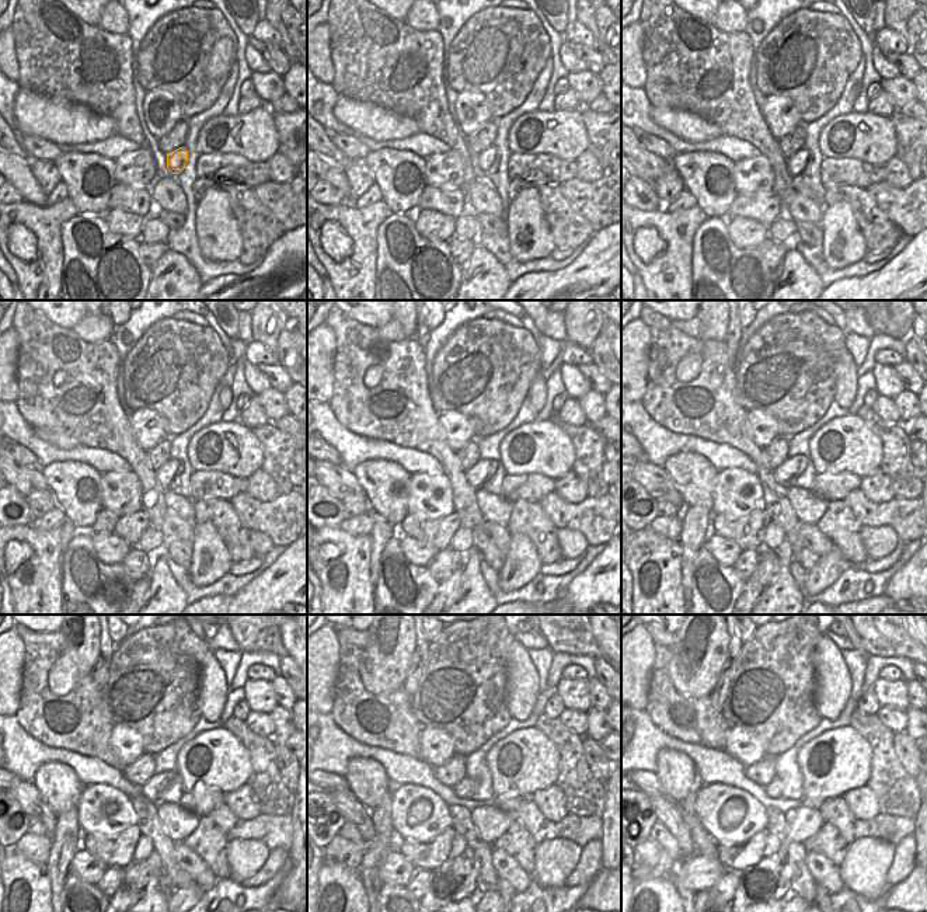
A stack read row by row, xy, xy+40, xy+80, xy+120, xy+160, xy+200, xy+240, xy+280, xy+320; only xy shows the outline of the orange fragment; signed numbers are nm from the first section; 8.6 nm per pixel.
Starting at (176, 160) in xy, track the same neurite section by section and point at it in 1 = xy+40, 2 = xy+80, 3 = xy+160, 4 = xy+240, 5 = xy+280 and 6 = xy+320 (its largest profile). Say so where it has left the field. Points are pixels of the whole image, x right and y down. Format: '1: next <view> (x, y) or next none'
1: next xy+40 (488, 159)
2: next xy+80 (798, 162)
3: next xy+160 (477, 474)
4: next xy+240 (152, 790)
5: next xy+280 (464, 789)
6: next xy+320 (774, 790)

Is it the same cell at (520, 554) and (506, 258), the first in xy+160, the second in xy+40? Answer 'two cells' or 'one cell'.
two cells

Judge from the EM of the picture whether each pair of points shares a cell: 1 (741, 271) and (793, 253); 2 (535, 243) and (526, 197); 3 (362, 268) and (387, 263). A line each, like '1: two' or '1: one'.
1: two
2: one
3: two

